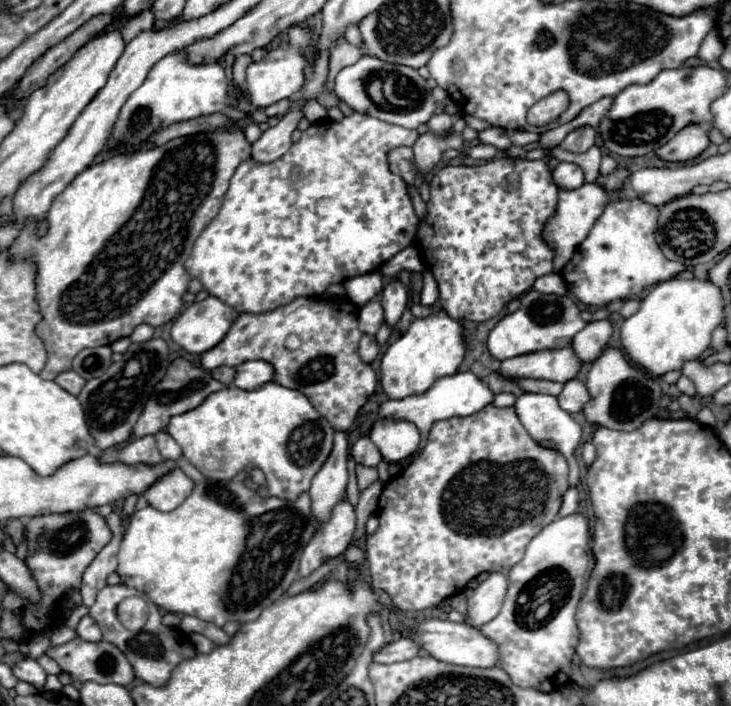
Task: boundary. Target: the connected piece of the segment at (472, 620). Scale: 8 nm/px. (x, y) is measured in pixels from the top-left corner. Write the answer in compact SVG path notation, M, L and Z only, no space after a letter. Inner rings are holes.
M500 572L488 574L488 578L482 580L474 590L474 594L468 598L468 610L464 622L474 628L480 628L482 624L490 622L502 608L506 588L508 580L504 574Z

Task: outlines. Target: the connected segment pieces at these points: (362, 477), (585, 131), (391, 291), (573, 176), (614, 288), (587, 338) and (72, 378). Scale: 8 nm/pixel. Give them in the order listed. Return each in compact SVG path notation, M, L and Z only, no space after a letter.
M356 466L356 474L358 474L358 488L366 490L370 484L374 484L374 480L378 480L378 470L376 468L368 468L368 466Z
M582 126L564 138L562 148L570 152L586 152L588 148L594 146L594 142L596 142L596 130L592 126Z
M396 280L390 282L384 292L382 292L382 308L384 308L384 320L390 328L394 328L402 316L402 312L406 310L406 288Z
M560 162L552 176L554 176L554 182L556 182L558 188L574 190L574 188L580 188L584 184L584 172L582 172L582 168L576 166L576 164L572 164L572 162Z
M642 200L610 202L596 220L588 238L576 248L572 260L564 266L562 278L570 292L586 306L610 304L614 300L638 296L642 290L670 280L680 274L684 264L666 260L654 240L658 222L658 208Z
M608 320L588 322L588 326L578 332L578 336L574 336L572 350L580 362L594 362L602 354L606 342L610 340L610 334L612 324Z
M68 370L68 372L62 372L56 376L54 380L58 386L62 386L66 392L70 392L72 396L78 396L80 390L84 388L86 380L82 380L82 376L78 376L74 370Z

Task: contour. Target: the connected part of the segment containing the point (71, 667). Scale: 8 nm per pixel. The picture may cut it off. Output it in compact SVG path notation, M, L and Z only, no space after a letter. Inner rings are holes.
M74 638L62 646L50 646L46 654L58 662L58 666L72 676L72 680L78 682L96 682L96 684L120 684L128 686L136 676L134 668L130 668L130 662L126 656L122 656L120 648L114 648L114 644L100 640L100 642L86 642L82 638Z

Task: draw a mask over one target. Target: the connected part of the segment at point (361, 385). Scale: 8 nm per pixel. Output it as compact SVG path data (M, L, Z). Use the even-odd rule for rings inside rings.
M296 298L286 306L280 306L272 312L264 314L242 314L226 334L226 338L202 354L200 364L204 370L214 370L218 366L238 366L246 360L264 360L272 364L274 368L274 380L276 384L282 384L284 388L300 390L310 404L330 422L330 426L338 432L350 430L354 424L360 408L366 404L366 400L376 390L376 374L372 366L364 364L358 356L358 342L362 338L362 332L358 330L358 306L352 304L350 298L334 298L334 300L322 300L322 298ZM288 336L300 338L300 348L290 350L286 346Z

